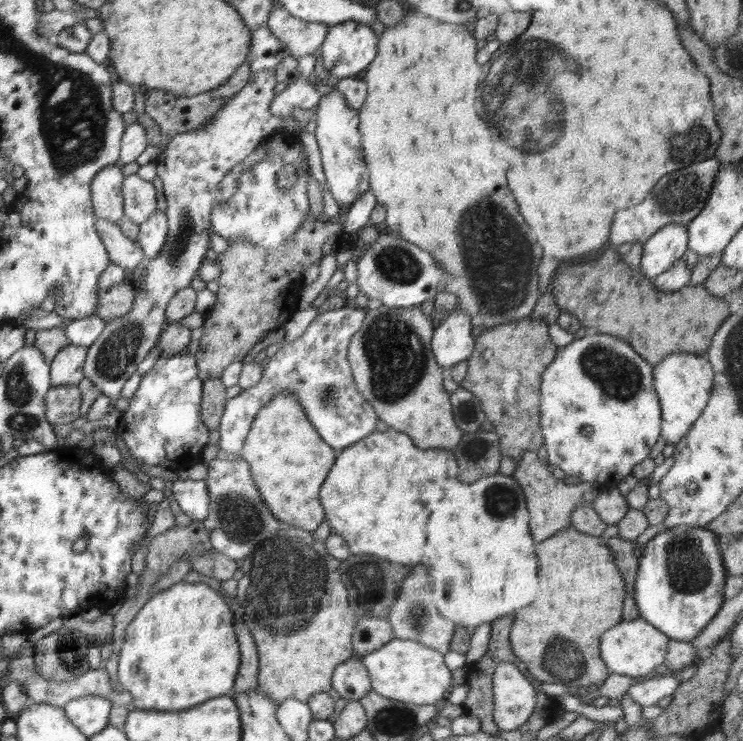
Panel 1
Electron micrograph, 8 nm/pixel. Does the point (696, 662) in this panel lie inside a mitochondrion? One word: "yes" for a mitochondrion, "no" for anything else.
no

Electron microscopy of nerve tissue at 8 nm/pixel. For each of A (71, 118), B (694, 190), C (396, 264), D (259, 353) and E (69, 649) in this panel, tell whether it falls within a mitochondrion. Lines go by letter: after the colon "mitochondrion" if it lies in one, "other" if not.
A: mitochondrion
B: mitochondrion
C: mitochondrion
D: other
E: mitochondrion

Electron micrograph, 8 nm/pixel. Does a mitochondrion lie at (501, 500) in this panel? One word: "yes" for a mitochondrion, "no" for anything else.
yes

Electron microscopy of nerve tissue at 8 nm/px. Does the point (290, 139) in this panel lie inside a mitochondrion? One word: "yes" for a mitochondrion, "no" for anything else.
no

